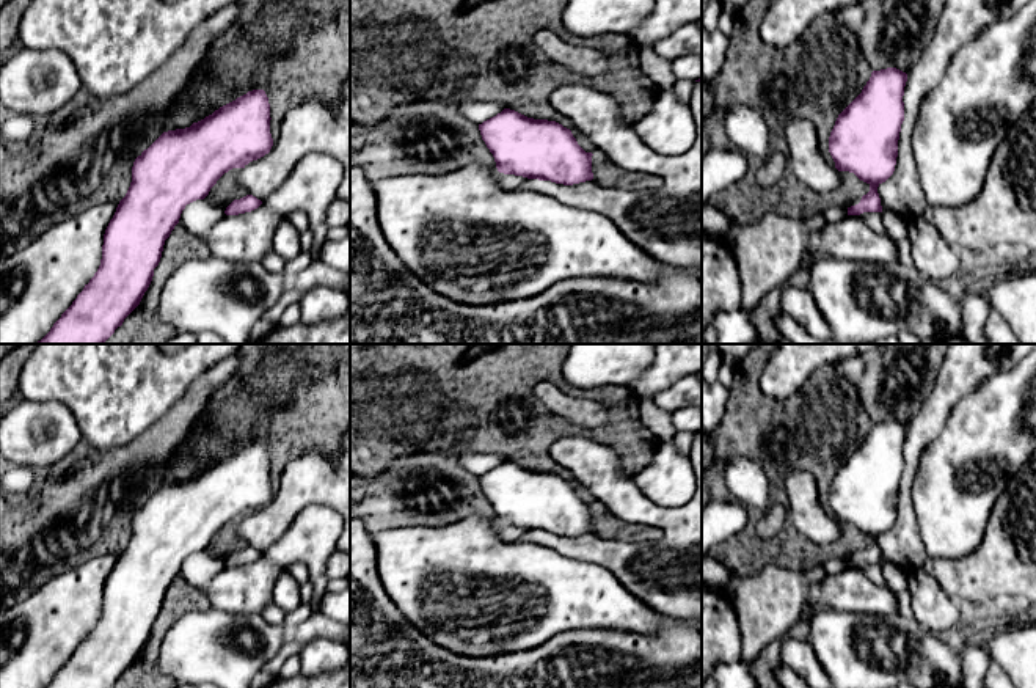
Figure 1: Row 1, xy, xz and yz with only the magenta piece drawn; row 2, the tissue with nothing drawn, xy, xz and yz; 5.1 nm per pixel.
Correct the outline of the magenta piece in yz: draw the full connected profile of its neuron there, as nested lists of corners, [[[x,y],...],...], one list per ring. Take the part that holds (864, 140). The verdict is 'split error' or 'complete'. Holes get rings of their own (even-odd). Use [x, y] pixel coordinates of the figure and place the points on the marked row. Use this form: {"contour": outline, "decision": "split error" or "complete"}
{"contour": [[[887,68],[873,71],[862,93],[838,115],[829,137],[829,152],[838,171],[854,173],[860,181],[870,185],[870,192],[860,203],[848,207],[848,215],[863,212],[882,212],[877,187],[895,171],[898,157],[898,140],[904,121],[904,86],[907,74]]], "decision": "complete"}

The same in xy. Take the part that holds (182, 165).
{"contour": [[[253,90],[190,127],[163,132],[144,149],[133,162],[130,187],[105,229],[97,272],[50,331],[36,344],[104,344],[140,305],[152,281],[154,269],[160,262],[165,240],[179,223],[185,206],[196,199],[204,199],[217,181],[229,170],[245,168],[250,162],[270,152],[273,146],[270,119],[270,104],[265,91]]], "decision": "complete"}

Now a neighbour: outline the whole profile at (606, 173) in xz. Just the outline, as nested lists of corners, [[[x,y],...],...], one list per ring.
[[[600,151],[592,156],[593,179],[604,187],[620,190],[655,190],[662,185],[662,179],[656,174],[640,171],[628,171],[607,159]]]

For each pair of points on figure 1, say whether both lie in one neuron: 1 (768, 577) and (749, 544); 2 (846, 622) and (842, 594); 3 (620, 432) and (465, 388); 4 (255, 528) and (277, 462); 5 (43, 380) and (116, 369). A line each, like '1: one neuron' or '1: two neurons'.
1: two neurons
2: two neurons
3: one neuron
4: two neurons
5: one neuron

